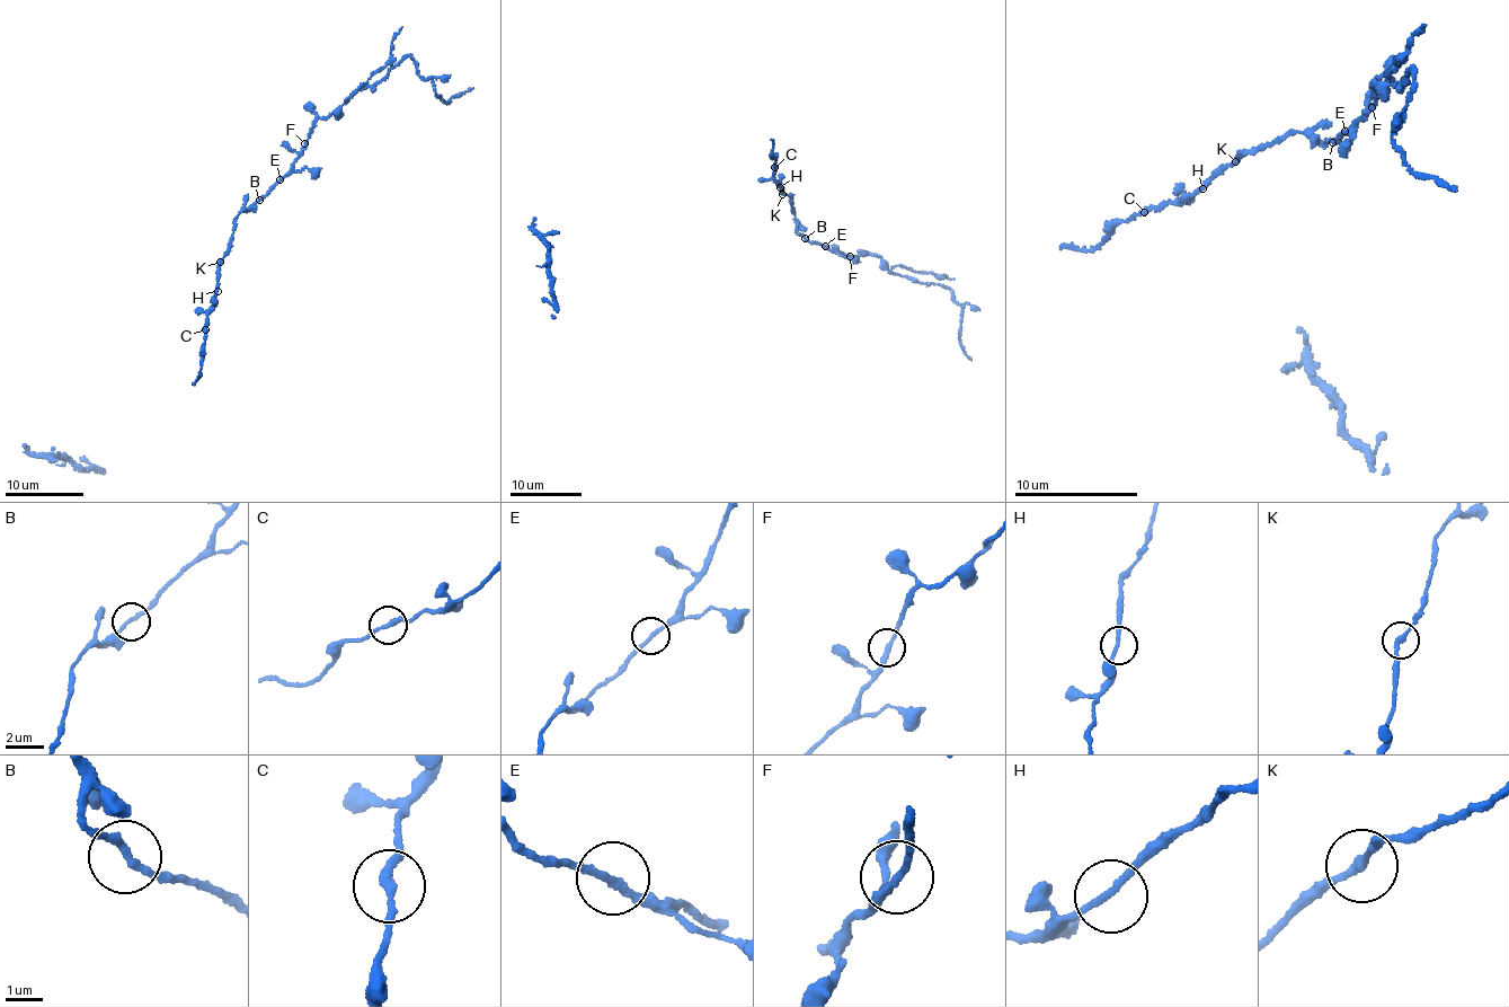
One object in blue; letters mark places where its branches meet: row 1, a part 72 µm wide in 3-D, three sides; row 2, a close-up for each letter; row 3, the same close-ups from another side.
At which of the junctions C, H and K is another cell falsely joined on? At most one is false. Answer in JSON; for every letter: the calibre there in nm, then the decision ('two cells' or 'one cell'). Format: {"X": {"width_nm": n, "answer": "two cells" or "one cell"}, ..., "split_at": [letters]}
{"C": {"width_nm": 240, "answer": "one cell"}, "H": {"width_nm": 170, "answer": "one cell"}, "K": {"width_nm": 220, "answer": "one cell"}, "split_at": []}

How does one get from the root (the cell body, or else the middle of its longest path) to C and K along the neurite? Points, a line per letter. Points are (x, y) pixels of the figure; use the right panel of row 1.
C: (1201, 187), (1186, 199), (1172, 203), (1163, 202), (1144, 212)
K: (1201, 187), (1235, 161)

